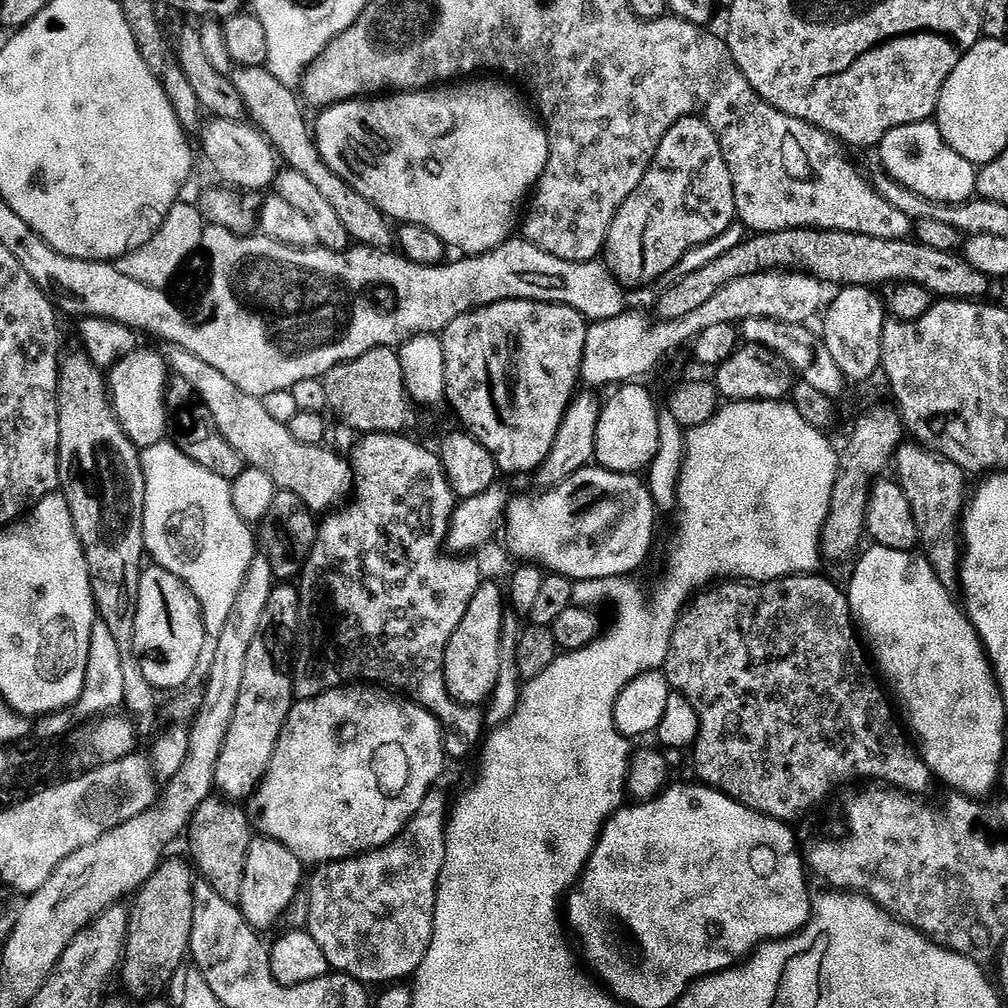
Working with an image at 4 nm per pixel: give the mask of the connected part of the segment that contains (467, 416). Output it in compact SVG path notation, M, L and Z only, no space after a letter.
M529 298L527 300L509 300L503 305L504 312L512 320L520 320L515 324L514 321L508 320L504 324L504 344L496 344L492 348L492 352L488 348L484 348L480 352L480 364L484 368L488 368L488 384L484 380L480 380L484 376L484 372L480 368L476 368L472 372L472 376L476 380L460 380L460 368L456 362L449 363L446 370L446 382L448 383L448 392L461 392L462 395L456 400L456 412L460 415L463 431L467 432L469 436L473 436L481 446L489 452L494 458L497 469L501 473L504 472L528 472L528 474L535 473L542 462L546 462L546 454L550 454L550 446L554 446L554 438L558 434L558 426L564 417L564 411L567 410L568 404L571 402L574 389L572 383L575 380L581 379L580 364L584 361L584 347L586 346L586 334L588 333L588 324L585 317L581 316L572 308L567 308L565 304L554 304L551 302L544 302L545 304L535 304L535 299Z

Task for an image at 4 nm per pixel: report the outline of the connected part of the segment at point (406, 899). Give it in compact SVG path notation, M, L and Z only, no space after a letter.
M440 786L433 787L432 791L426 794L426 798L422 802L422 806L416 812L416 815L409 820L408 824L405 826L404 831L400 833L399 836L396 837L395 840L390 841L389 844L384 845L383 848L374 848L371 852L362 852L354 856L348 857L346 860L333 860L321 867L319 870L313 871L316 872L311 873L310 883L306 888L306 896L308 892L308 924L306 924L306 931L311 934L316 942L320 946L322 946L322 952L326 954L328 958L328 963L331 965L333 969L337 972L343 972L345 975L350 975L355 977L357 980L363 980L365 984L369 986L375 986L375 984L380 984L379 986L388 986L393 982L404 982L407 978L415 977L417 970L420 968L420 963L422 962L422 958L426 958L426 954L428 953L428 947L430 946L430 942L432 941L432 931L434 930L434 914L436 913L436 891L438 890L438 886L440 885L440 875L442 874L442 870L444 869L444 863L446 862L446 834L448 833L448 817L450 815L450 800L448 804L448 796L446 793L440 789Z

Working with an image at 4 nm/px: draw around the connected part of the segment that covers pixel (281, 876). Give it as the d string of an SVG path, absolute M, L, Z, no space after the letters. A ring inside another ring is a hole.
M267 838L253 839L248 857L246 858L246 870L244 871L244 881L242 882L242 894L238 901L238 907L244 916L247 917L248 923L257 930L272 928L284 916L284 911L291 906L296 900L296 895L301 895L302 889L306 884L306 872L304 876L305 861L300 860L282 842L269 840Z

